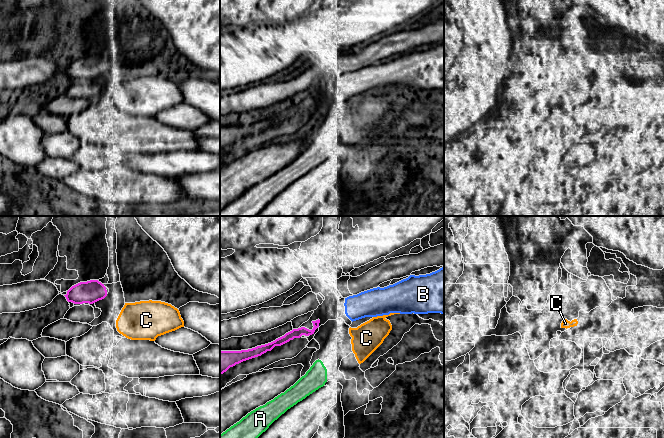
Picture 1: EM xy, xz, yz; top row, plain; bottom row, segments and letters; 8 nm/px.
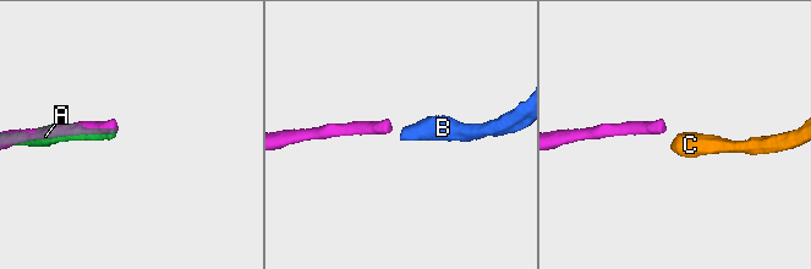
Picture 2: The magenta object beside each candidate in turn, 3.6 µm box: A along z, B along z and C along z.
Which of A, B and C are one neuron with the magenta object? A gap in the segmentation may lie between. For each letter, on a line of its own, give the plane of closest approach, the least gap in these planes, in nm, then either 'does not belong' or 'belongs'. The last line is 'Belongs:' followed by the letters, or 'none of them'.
A: xz | 200 nm | does not belong
B: xz | 220 nm | belongs
C: xy | 160 nm | does not belong
Belongs: B

